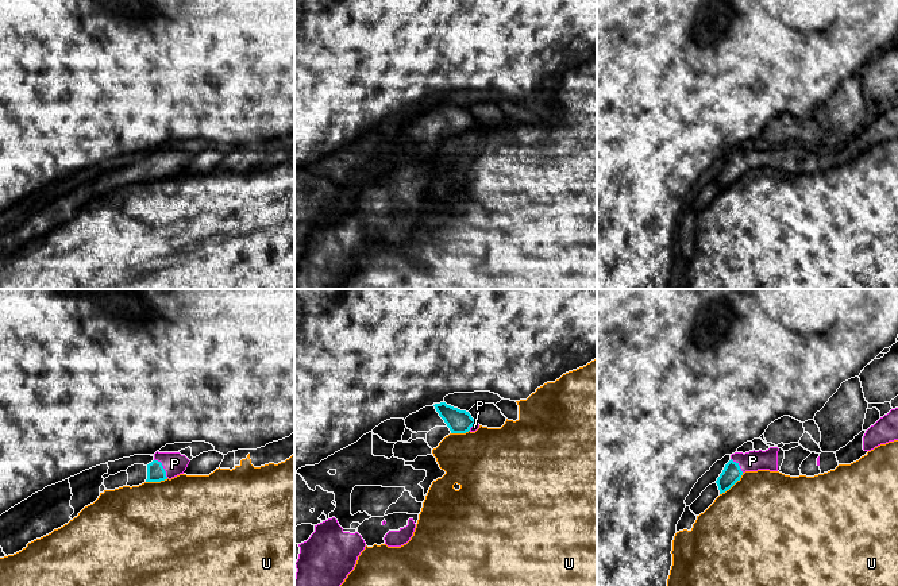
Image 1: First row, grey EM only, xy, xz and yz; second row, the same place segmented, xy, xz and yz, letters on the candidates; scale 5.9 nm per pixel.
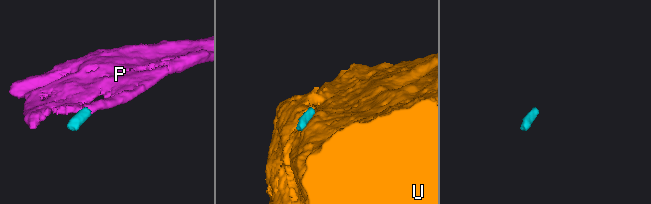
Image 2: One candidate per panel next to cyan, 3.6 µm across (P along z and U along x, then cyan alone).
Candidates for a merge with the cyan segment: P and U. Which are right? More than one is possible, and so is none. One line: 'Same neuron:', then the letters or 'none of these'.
Same neuron: P

